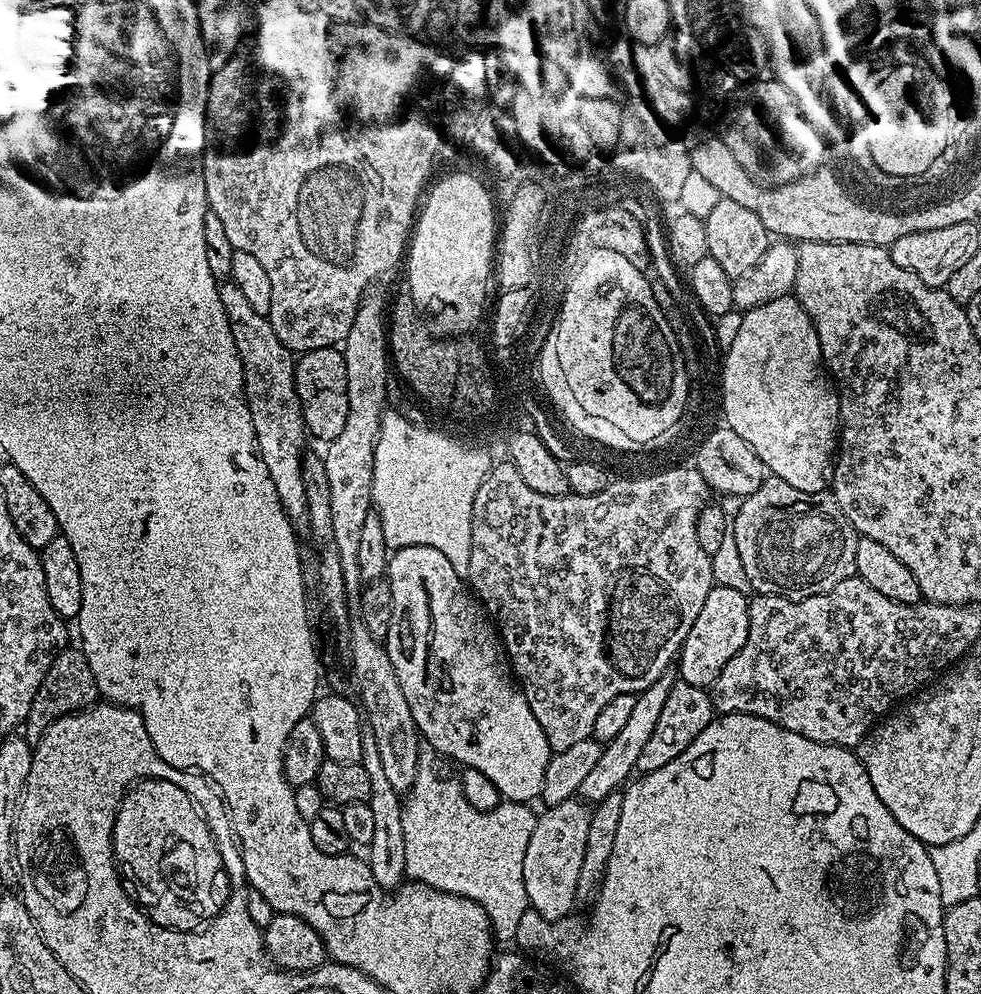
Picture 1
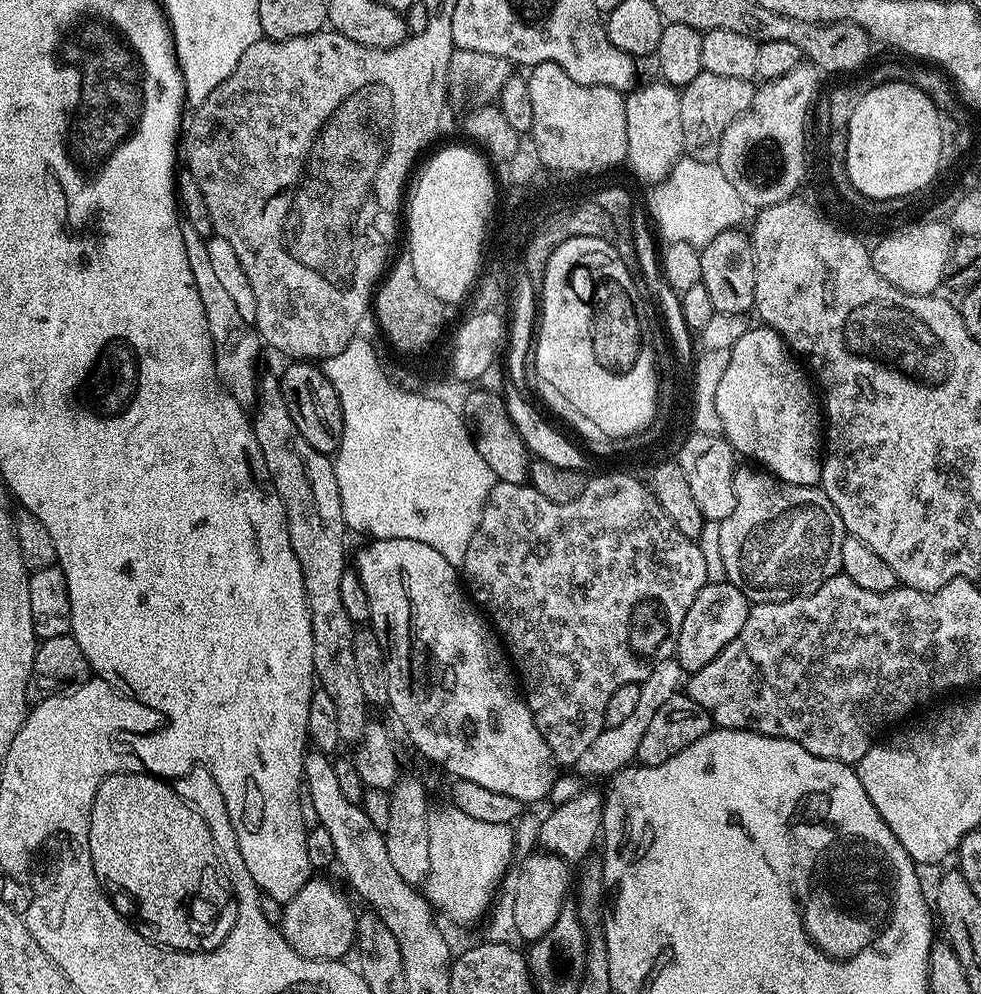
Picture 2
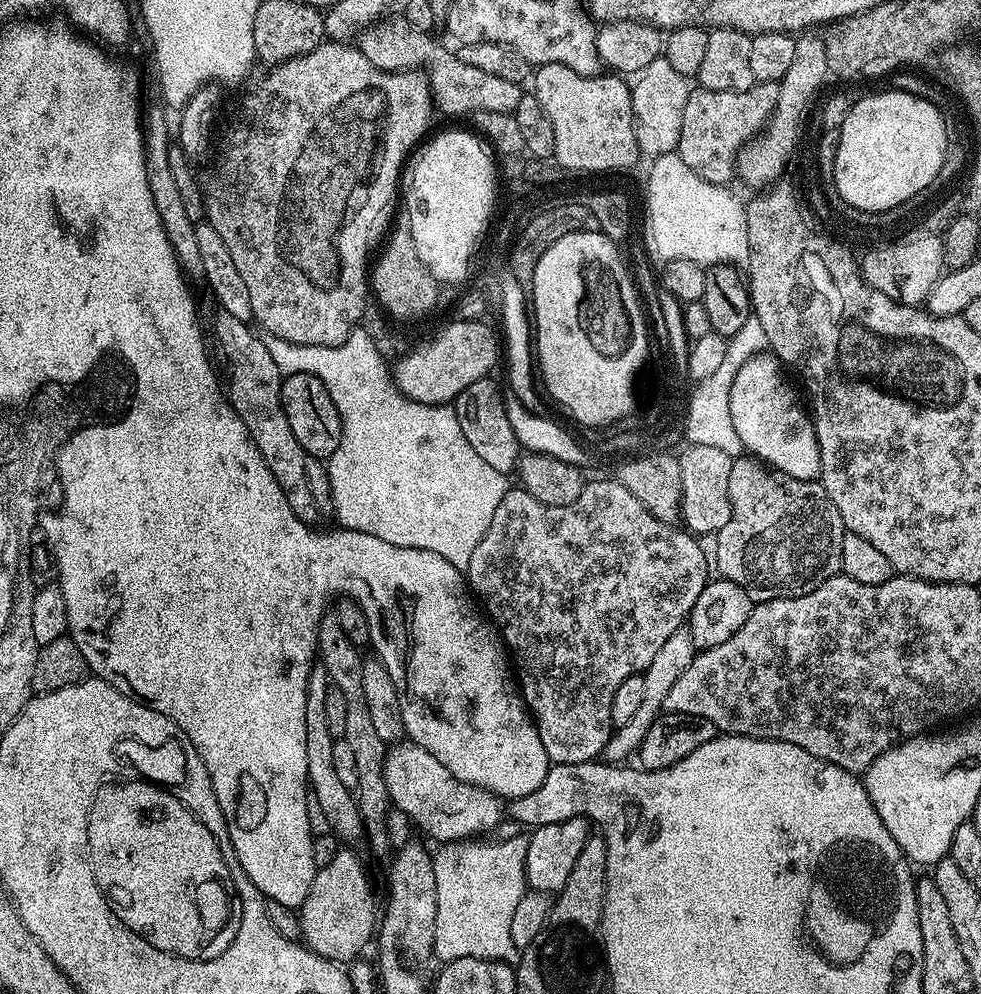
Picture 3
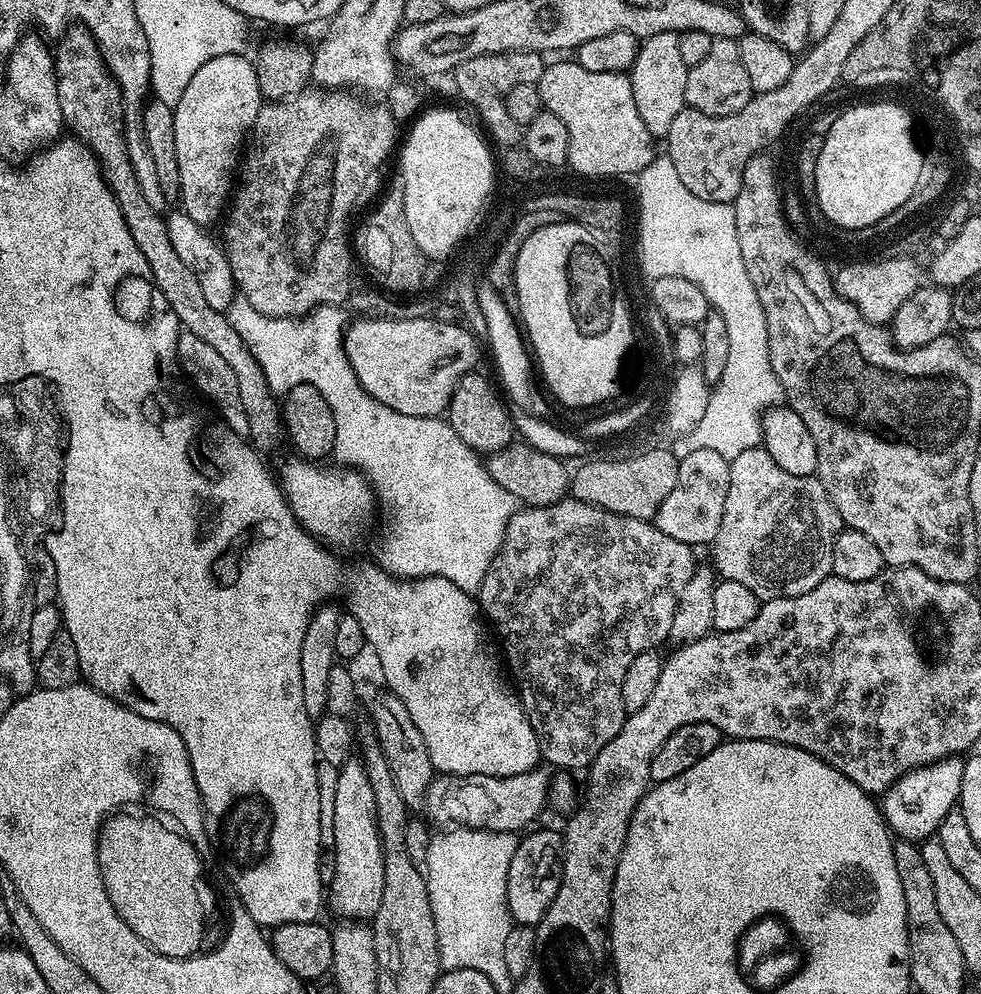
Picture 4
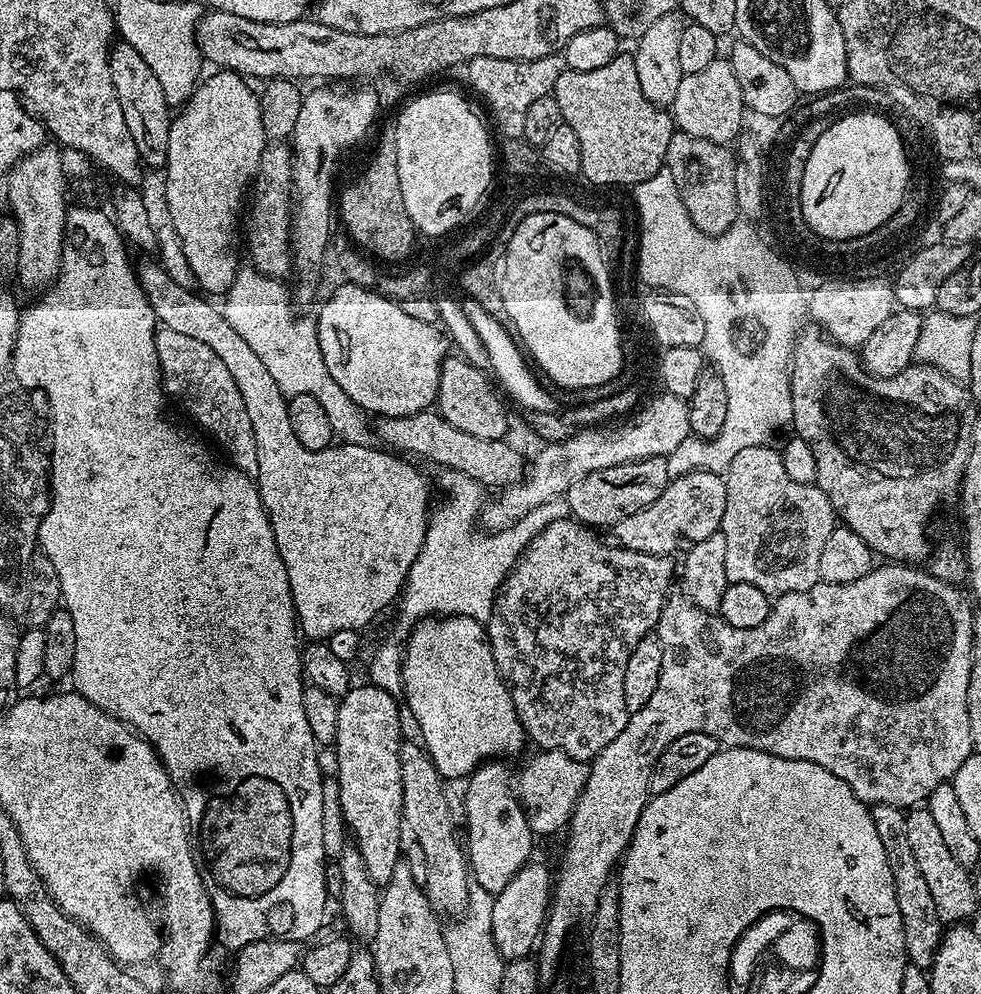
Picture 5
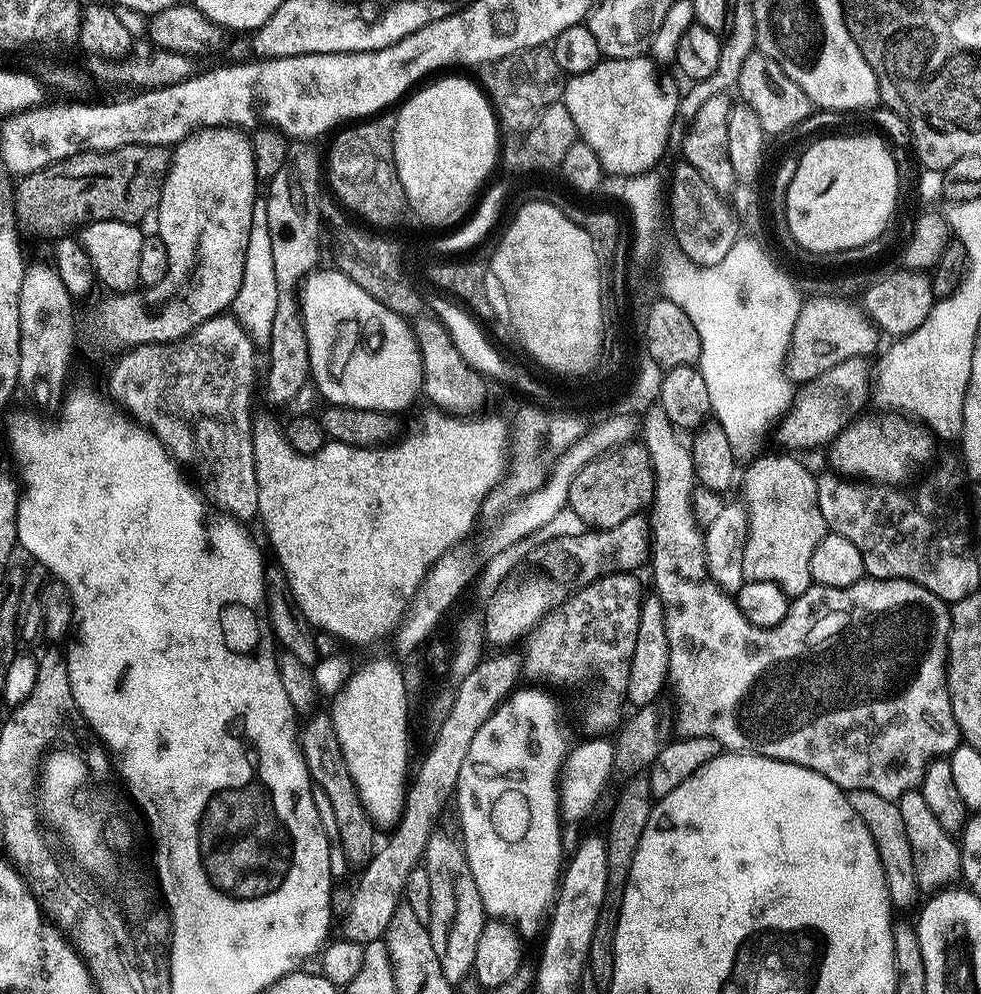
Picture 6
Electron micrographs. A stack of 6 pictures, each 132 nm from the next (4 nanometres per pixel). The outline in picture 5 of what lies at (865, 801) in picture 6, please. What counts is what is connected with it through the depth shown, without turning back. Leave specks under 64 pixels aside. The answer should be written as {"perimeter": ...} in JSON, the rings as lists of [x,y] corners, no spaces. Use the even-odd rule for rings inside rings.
{"perimeter":[[[874,804],[871,805],[871,810],[878,838],[886,850],[886,862],[890,862],[890,874],[894,874],[894,894],[898,898],[898,914],[902,914],[904,949],[908,955],[908,964],[925,970],[931,969],[946,928],[940,923],[934,897],[930,895],[926,878],[914,858],[914,850],[910,850],[910,842],[906,838],[905,809],[889,804]]]}

